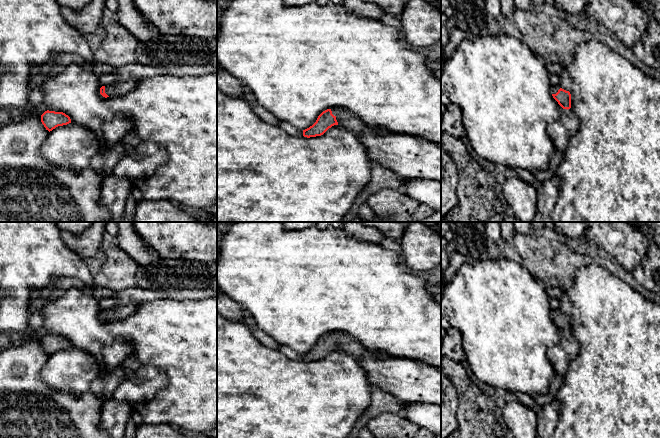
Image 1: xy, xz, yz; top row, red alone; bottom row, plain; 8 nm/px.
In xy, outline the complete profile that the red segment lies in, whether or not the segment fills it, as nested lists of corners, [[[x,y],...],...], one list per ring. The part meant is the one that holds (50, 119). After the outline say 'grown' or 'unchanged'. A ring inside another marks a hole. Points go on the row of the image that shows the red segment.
[[[45,111],[41,115],[41,122],[49,132],[58,126],[63,126],[71,123],[71,119],[63,112]]]; unchanged

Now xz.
[[[331,108],[323,111],[316,122],[309,128],[303,130],[303,136],[310,138],[323,135],[334,125],[344,126],[357,137],[365,131],[381,134],[391,132],[383,126],[375,126],[365,123],[344,108]]]; grown

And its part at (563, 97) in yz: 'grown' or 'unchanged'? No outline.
grown

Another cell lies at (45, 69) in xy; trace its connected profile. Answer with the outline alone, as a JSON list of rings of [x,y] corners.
[[[53,54],[48,63],[39,65],[31,69],[31,78],[33,79],[37,75],[48,75],[54,66],[58,56],[60,54]]]

